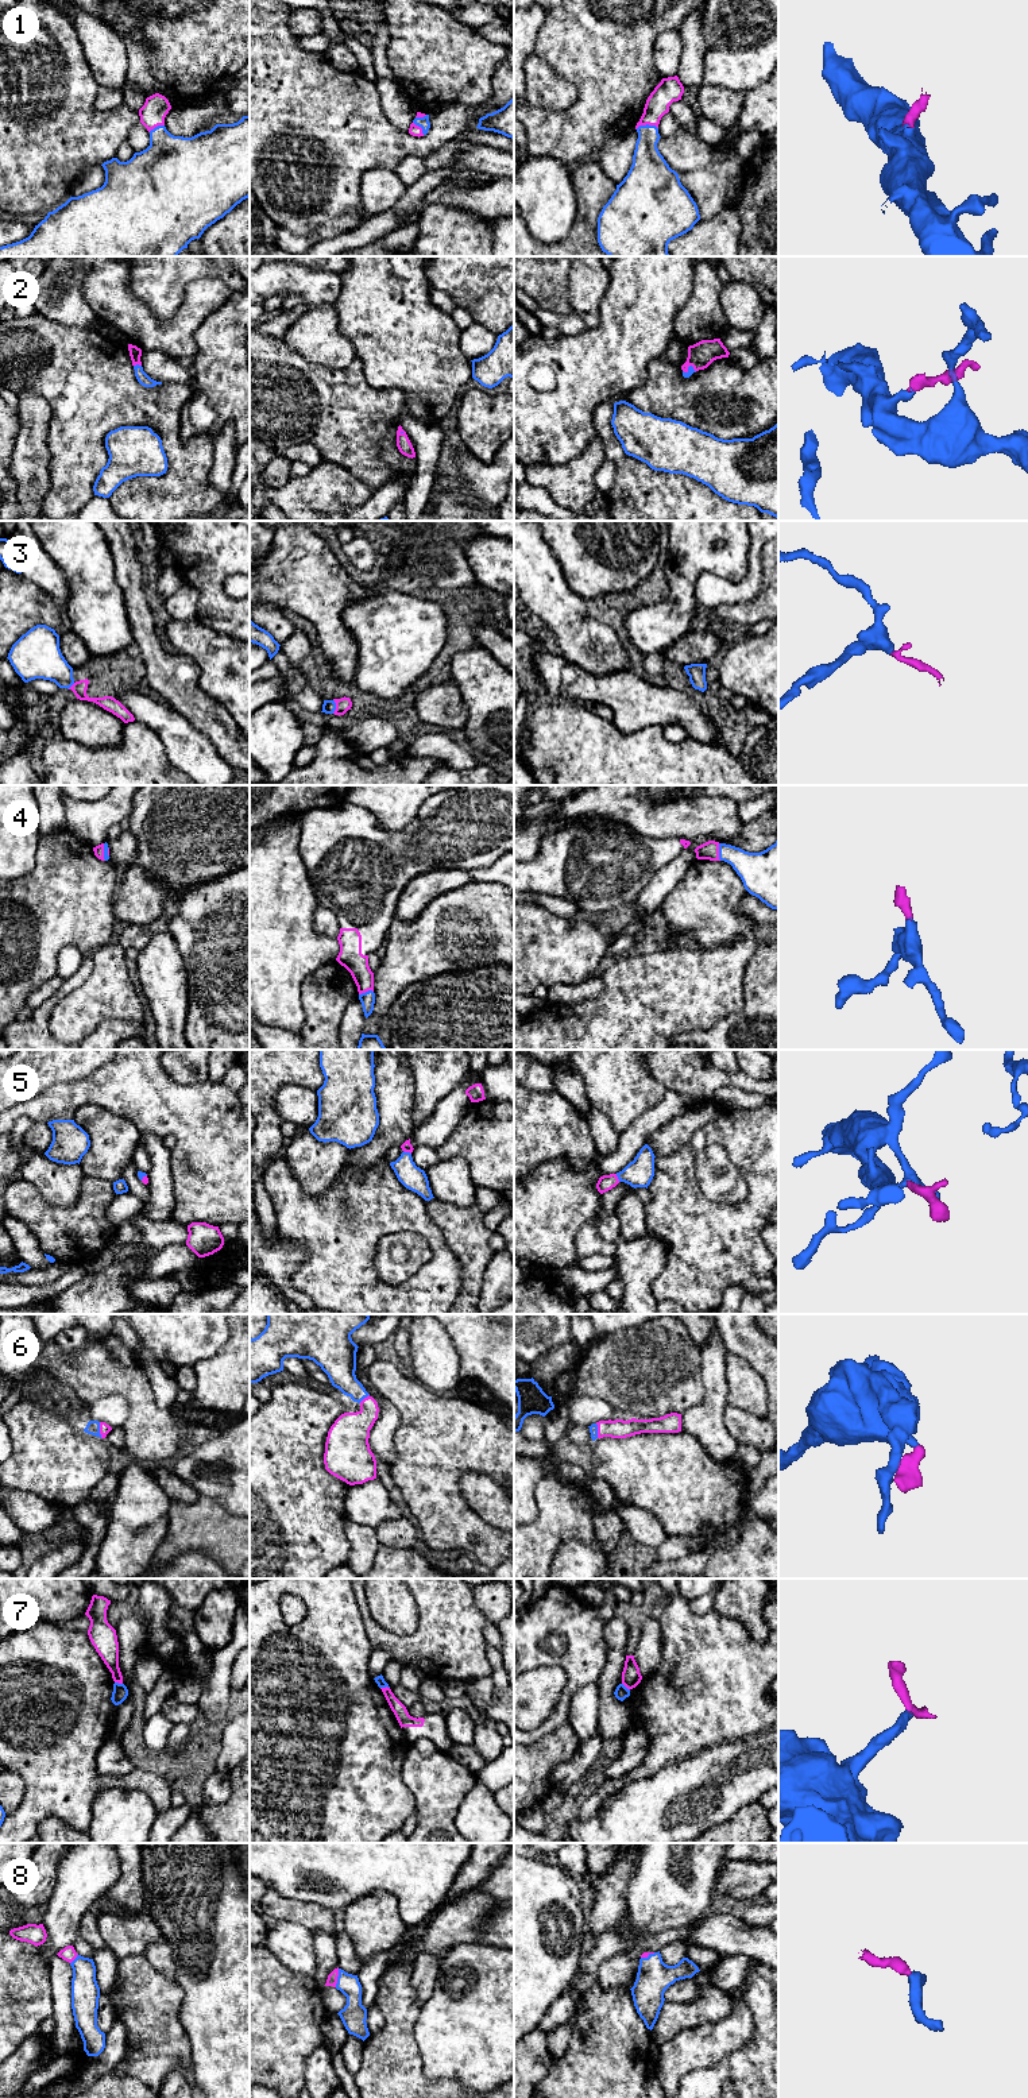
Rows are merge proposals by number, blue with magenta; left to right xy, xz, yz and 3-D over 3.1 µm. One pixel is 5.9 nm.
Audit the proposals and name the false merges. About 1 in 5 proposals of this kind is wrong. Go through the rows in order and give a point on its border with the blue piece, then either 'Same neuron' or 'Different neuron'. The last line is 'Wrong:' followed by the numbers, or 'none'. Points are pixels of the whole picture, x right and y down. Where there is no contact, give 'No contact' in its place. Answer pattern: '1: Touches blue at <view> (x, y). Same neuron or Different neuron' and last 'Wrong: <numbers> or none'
1: Touches blue at yz (646, 124). Same neuron
2: Touches blue at xy (136, 364). Same neuron
3: Touches blue at xz (335, 706). Same neuron
4: Touches blue at yz (719, 852). Same neuron
5: Touches blue at xz (408, 1152). Same neuron
6: Touches blue at xy (99, 1430). Same neuron
7: Touches blue at xz (385, 1687). Different neuron
8: Touches blue at xz (337, 1978). Same neuron
Wrong: 7

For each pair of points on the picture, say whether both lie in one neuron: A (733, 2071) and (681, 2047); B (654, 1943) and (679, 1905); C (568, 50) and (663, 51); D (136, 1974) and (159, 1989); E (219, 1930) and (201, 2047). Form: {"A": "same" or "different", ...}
{"A": "different", "B": "different", "C": "different", "D": "same", "E": "same"}

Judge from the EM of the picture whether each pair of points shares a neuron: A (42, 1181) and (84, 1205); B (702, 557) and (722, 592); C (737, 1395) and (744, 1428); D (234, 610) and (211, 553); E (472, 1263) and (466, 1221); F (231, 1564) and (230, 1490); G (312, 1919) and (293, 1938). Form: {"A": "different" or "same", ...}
{"A": "different", "B": "different", "C": "different", "D": "same", "E": "same", "F": "different", "G": "different"}

